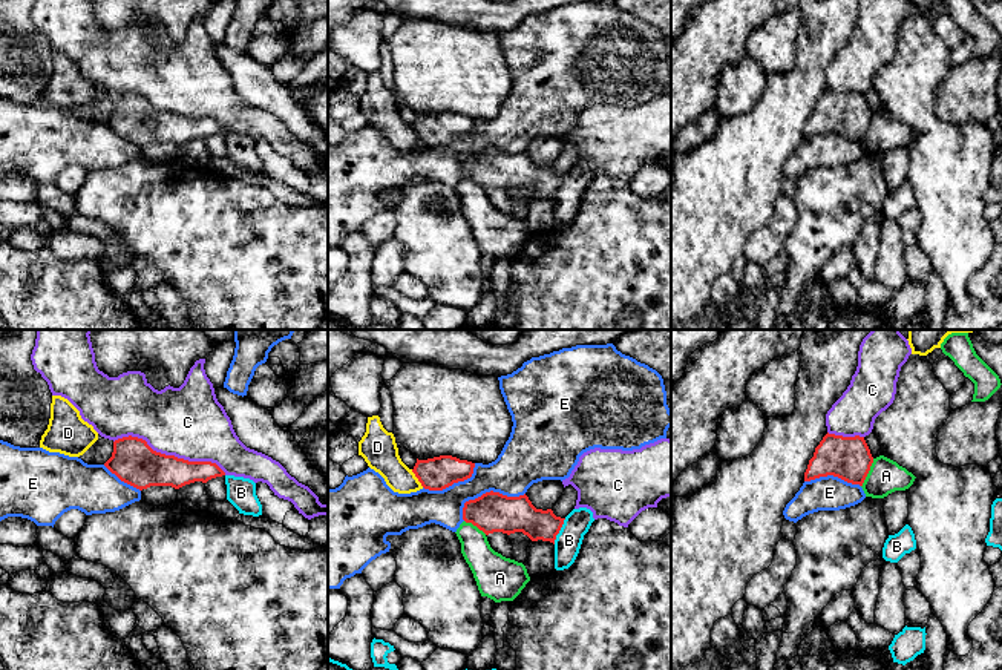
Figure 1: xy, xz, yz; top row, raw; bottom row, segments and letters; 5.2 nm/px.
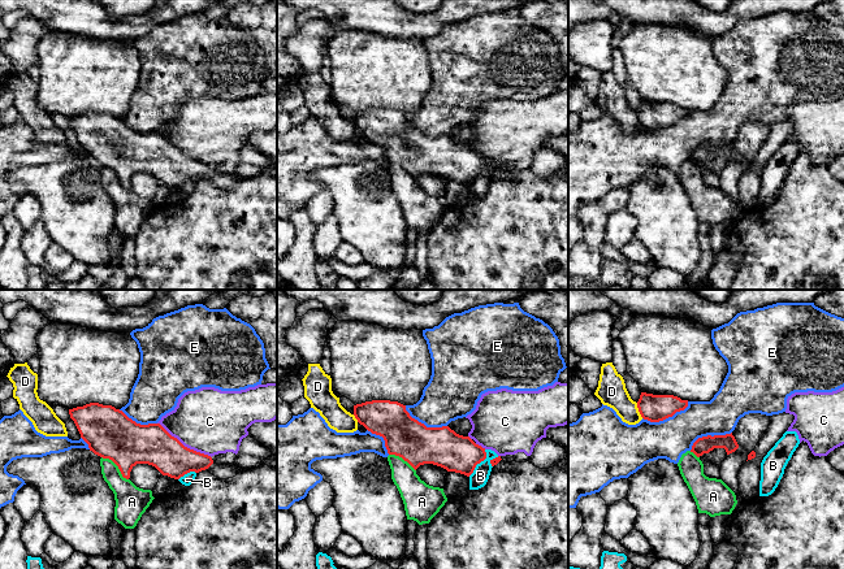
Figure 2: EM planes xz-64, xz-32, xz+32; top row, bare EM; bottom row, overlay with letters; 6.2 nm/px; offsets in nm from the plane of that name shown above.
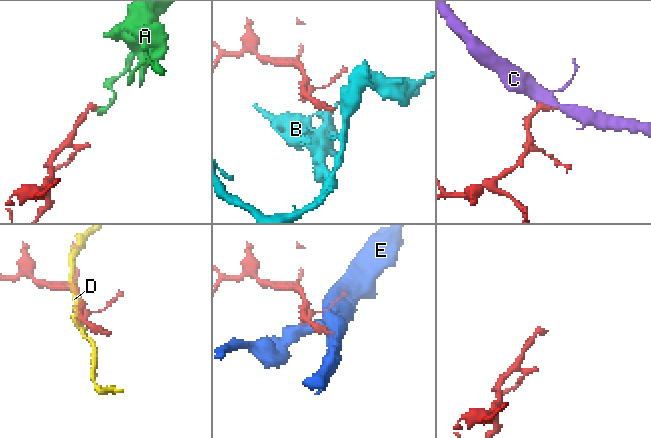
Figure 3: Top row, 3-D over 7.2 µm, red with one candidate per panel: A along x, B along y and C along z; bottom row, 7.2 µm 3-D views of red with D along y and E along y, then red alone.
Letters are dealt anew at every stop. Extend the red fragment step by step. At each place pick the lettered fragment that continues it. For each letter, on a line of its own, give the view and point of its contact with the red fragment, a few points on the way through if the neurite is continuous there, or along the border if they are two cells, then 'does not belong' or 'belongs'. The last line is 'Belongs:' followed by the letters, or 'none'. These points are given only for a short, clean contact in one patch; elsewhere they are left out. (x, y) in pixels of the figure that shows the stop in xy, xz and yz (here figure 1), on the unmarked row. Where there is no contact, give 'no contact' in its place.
A: yz (867, 129) | along yz (874, 115), (861, 143) | does not belong
B: xz (559, 186) | along xz (566, 175), (553, 200) | does not belong
C: xy (170, 112) | does not belong
D: xz (417, 134) | does not belong
E: xz (486, 149) | does not belong
Belongs: none

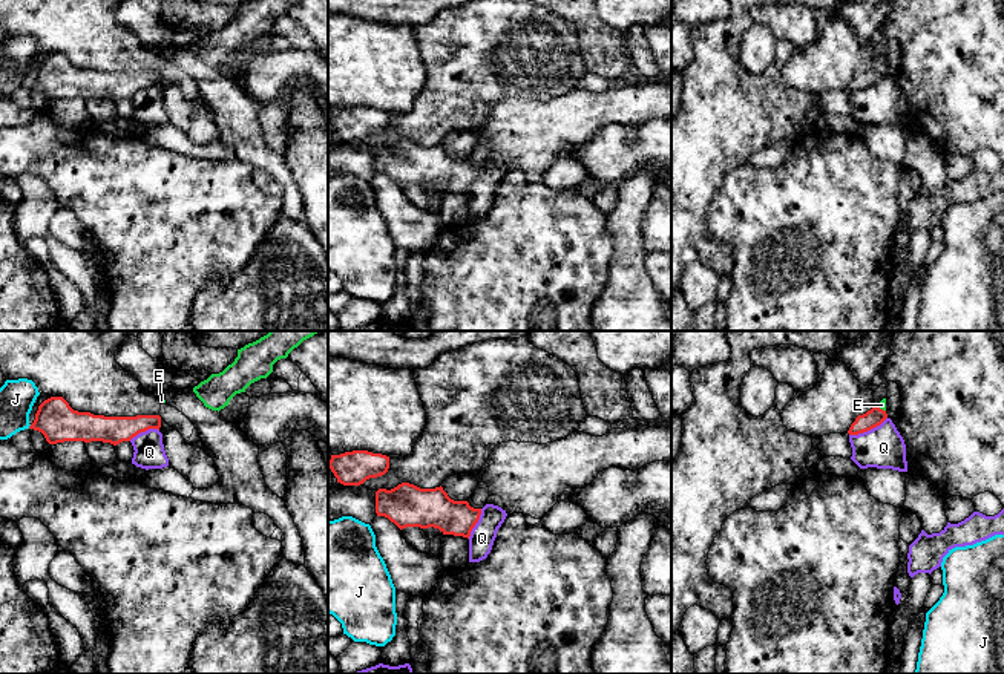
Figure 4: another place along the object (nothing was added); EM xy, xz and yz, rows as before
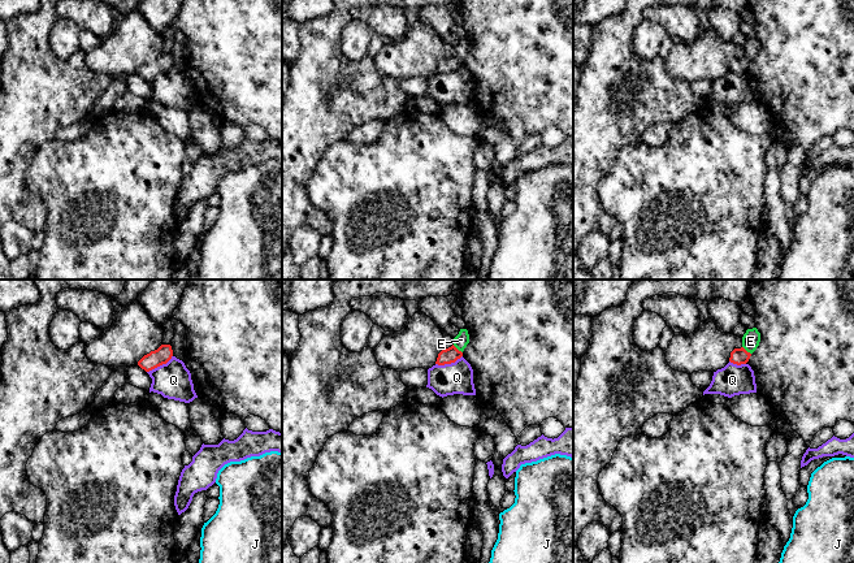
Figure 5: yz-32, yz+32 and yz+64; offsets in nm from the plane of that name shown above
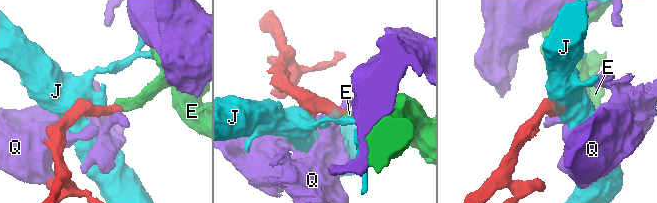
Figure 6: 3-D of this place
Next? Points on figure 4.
E: yz (879, 65) | across yz (874, 74), (879, 65), (882, 62) | belongs
J: xy (29, 83) | along xy (31, 81), (28, 85) | does not belong
Q: yz (868, 86) | along yz (886, 74), (879, 81), (849, 92) | does not belong
Belongs: E

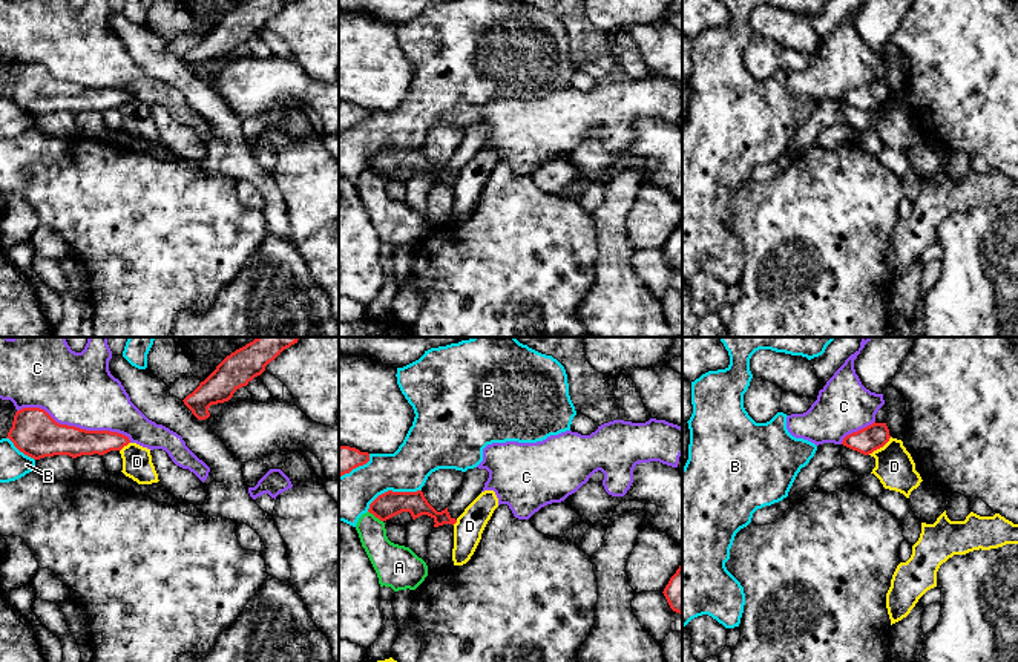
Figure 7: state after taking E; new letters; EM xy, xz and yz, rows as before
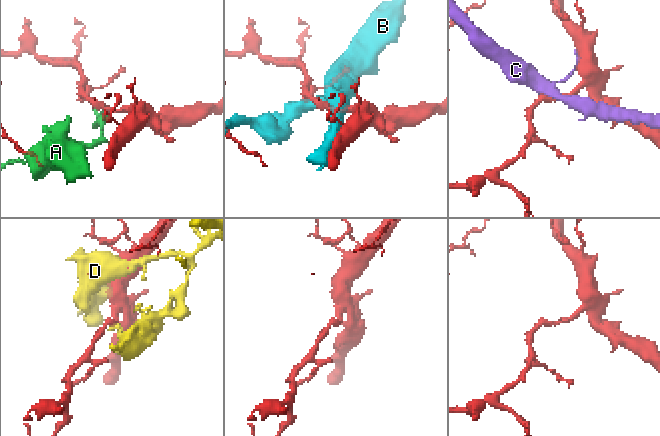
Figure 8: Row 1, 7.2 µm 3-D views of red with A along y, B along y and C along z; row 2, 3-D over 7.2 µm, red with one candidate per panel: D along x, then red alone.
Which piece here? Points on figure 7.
A: xz (376, 173) | along xz (368, 167), (382, 178) | does not belong
B: xz (391, 147) | does not belong
C: xy (74, 83) | does not belong
D: yz (879, 104) | does not belong
Belongs: none

